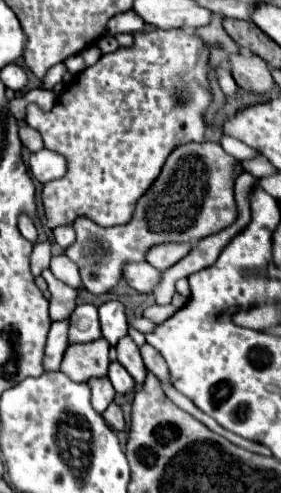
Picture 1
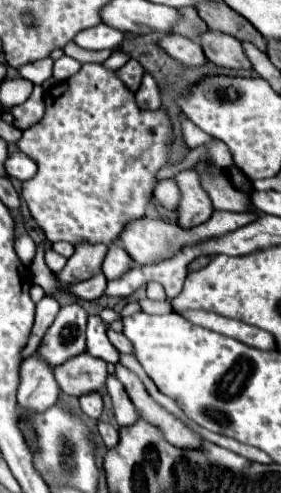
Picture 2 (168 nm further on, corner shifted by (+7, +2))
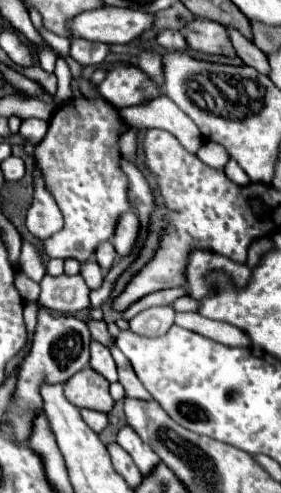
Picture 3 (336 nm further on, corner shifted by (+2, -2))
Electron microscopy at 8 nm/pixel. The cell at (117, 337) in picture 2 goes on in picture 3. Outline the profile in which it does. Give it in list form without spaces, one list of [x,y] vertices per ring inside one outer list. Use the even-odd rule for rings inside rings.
[[[88,321],[88,329],[92,333],[92,339],[100,341],[102,345],[106,345],[106,347],[114,347],[116,345],[114,337],[110,335],[110,331],[106,327],[106,321]]]

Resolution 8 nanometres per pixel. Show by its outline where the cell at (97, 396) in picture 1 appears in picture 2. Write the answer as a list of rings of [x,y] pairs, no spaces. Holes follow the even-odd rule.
[[[93,393],[93,395],[85,395],[79,399],[81,403],[81,411],[91,417],[91,419],[99,419],[101,417],[101,411],[103,411],[103,401],[101,401],[101,395],[99,393]]]

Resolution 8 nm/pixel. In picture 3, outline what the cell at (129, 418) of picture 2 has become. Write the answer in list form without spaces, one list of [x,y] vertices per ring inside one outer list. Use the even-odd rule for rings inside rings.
[[[124,425],[118,431],[118,443],[132,455],[132,459],[138,465],[138,469],[142,471],[142,475],[148,475],[154,469],[154,465],[160,461],[158,455],[150,449],[150,445],[142,443],[142,439],[138,439],[138,435],[134,435],[134,431],[130,431],[130,425]]]

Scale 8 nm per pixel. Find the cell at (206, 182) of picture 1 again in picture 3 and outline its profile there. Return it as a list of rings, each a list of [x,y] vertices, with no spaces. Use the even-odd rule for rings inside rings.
[[[44,275],[40,281],[40,305],[60,311],[60,313],[76,313],[80,309],[90,307],[90,289],[86,287],[82,275]]]

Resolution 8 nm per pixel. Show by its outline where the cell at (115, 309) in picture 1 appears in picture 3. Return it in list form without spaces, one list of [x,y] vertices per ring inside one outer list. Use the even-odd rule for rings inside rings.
[[[94,341],[90,343],[90,367],[94,371],[98,371],[100,375],[104,375],[110,383],[118,379],[110,349],[106,345],[102,345],[102,343],[94,343]]]

